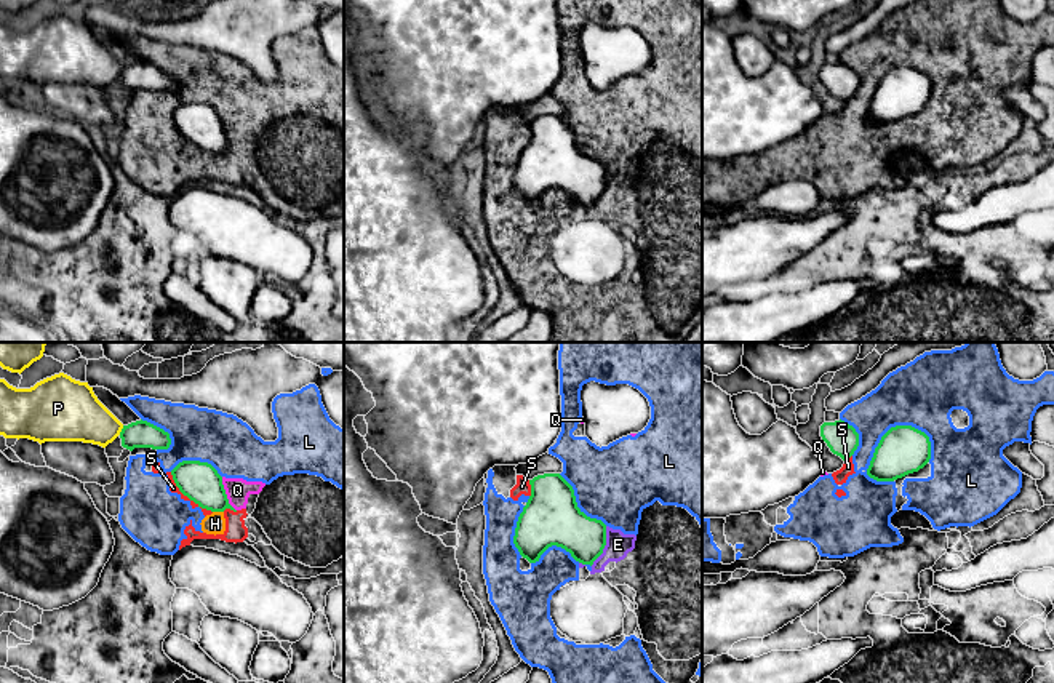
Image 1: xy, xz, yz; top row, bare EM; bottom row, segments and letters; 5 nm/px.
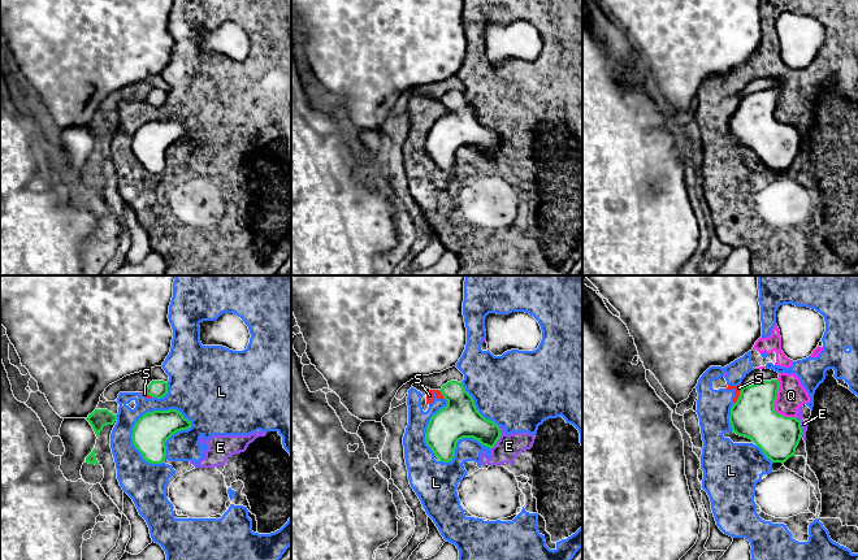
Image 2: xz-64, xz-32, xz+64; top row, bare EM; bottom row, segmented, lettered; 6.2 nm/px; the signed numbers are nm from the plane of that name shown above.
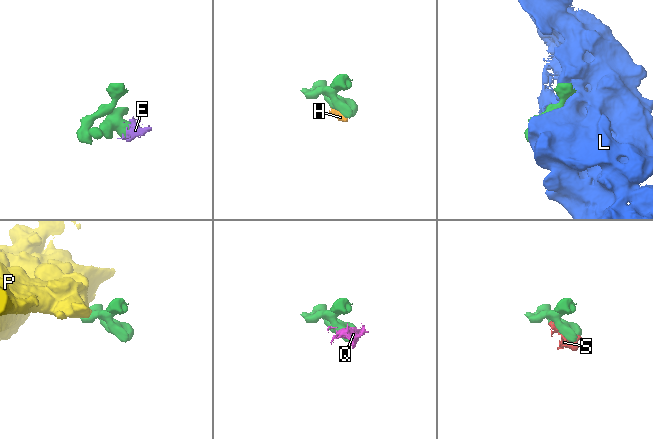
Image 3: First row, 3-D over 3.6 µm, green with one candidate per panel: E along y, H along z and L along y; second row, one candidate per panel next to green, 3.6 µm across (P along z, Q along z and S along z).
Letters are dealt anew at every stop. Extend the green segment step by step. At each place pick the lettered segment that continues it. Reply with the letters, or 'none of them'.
none of them

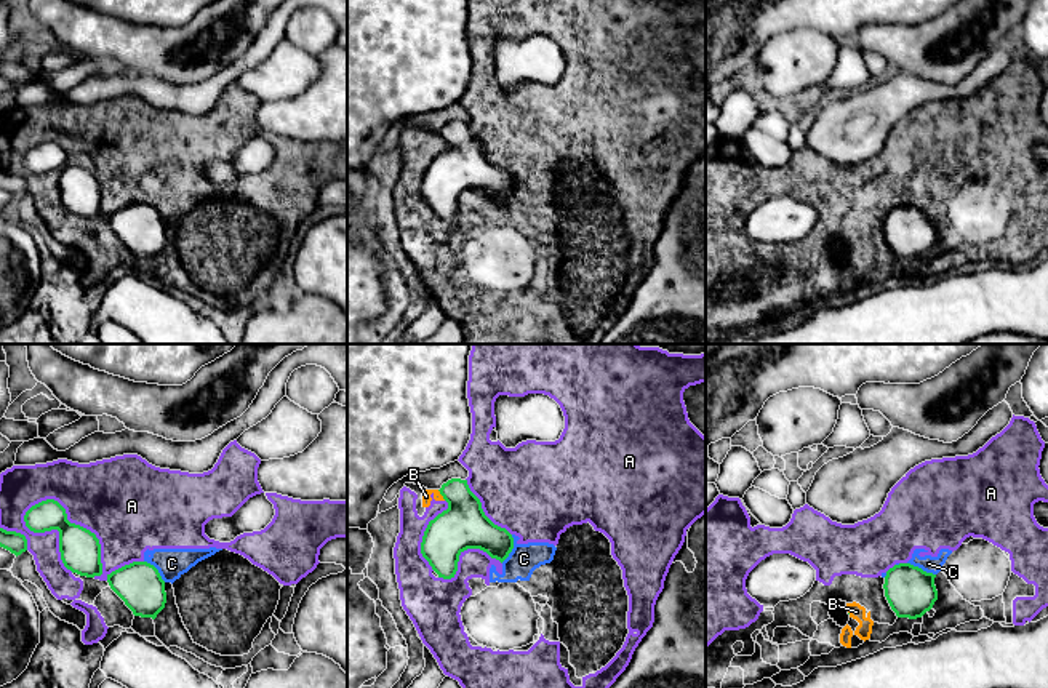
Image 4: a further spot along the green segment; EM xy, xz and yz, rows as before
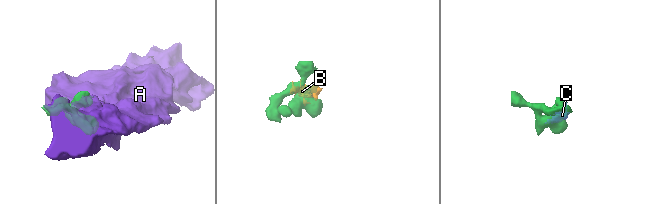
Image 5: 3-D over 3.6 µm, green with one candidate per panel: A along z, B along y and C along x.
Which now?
none of them

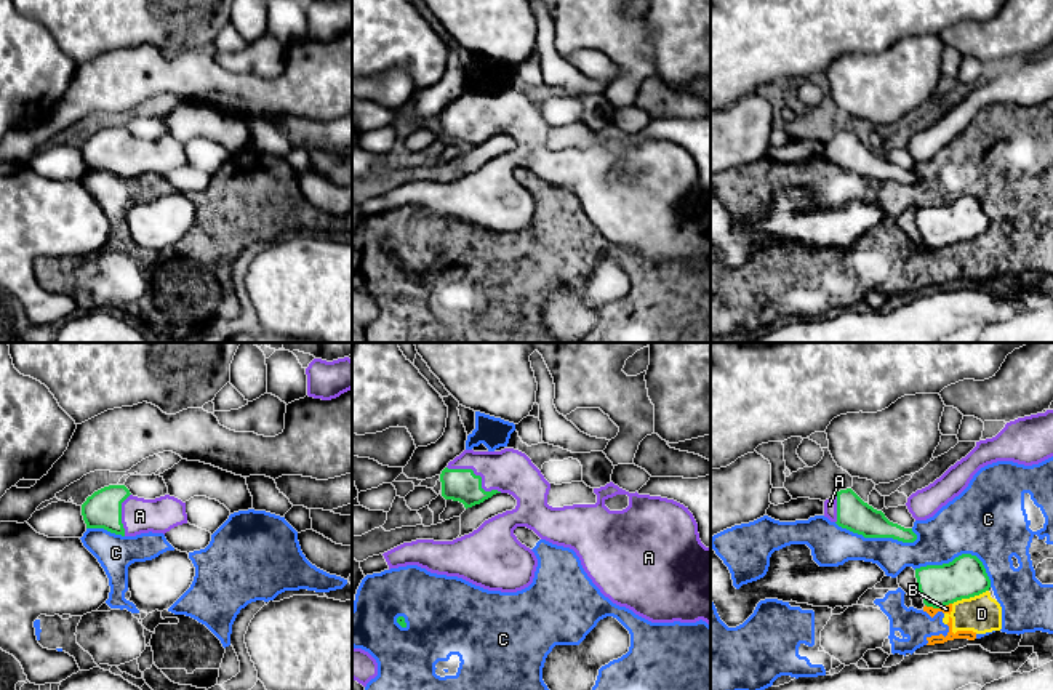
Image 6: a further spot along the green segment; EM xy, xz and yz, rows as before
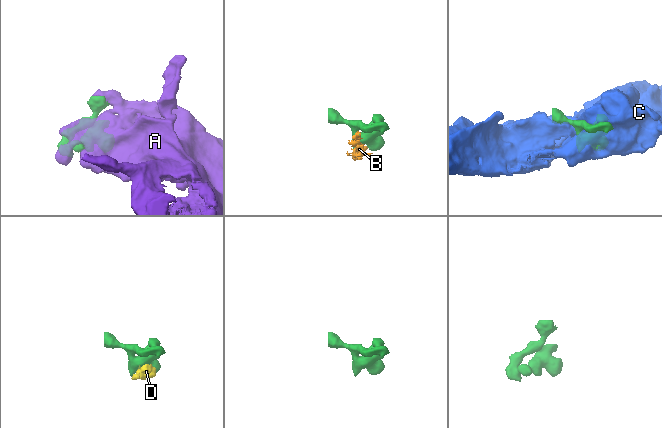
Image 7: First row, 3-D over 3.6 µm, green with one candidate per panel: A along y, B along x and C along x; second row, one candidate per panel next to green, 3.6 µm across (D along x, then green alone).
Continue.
A

